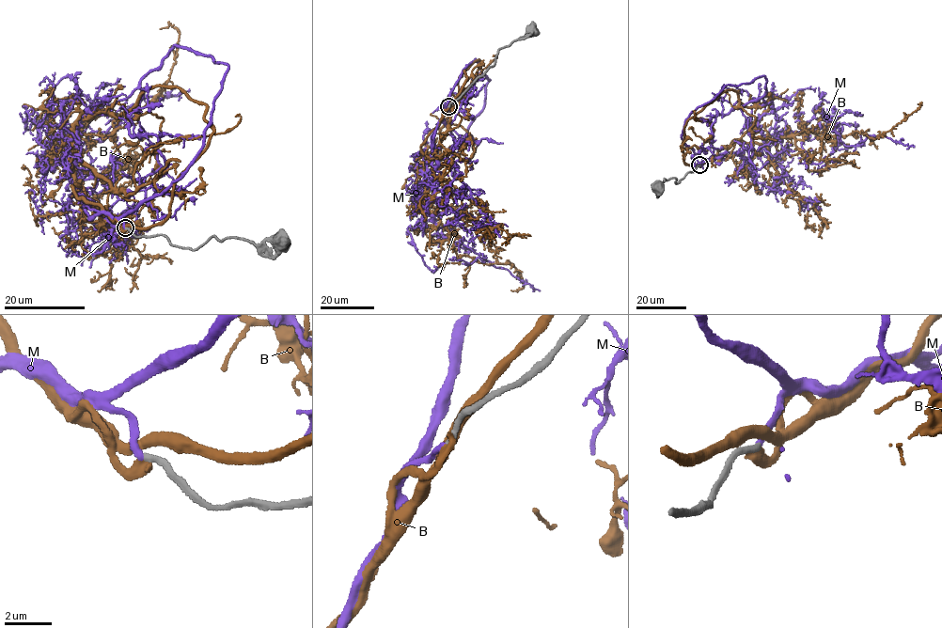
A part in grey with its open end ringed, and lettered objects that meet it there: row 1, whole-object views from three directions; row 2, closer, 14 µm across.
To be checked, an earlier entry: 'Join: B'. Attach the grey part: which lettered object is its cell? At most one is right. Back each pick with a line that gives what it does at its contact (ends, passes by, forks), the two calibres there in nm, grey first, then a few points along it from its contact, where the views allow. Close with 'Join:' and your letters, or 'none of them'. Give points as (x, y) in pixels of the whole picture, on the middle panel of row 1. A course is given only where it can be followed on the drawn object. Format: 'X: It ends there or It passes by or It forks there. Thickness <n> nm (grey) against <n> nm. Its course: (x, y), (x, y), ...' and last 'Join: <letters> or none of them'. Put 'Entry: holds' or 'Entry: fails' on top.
Entry: fails
M: It ends there. Thickness 260 nm (grey) against 280 nm. Its course: (448, 106), (474, 58), (490, 81), (483, 108), (454, 146), (444, 113), (462, 98), (464, 109), (483, 79)
Join: M

